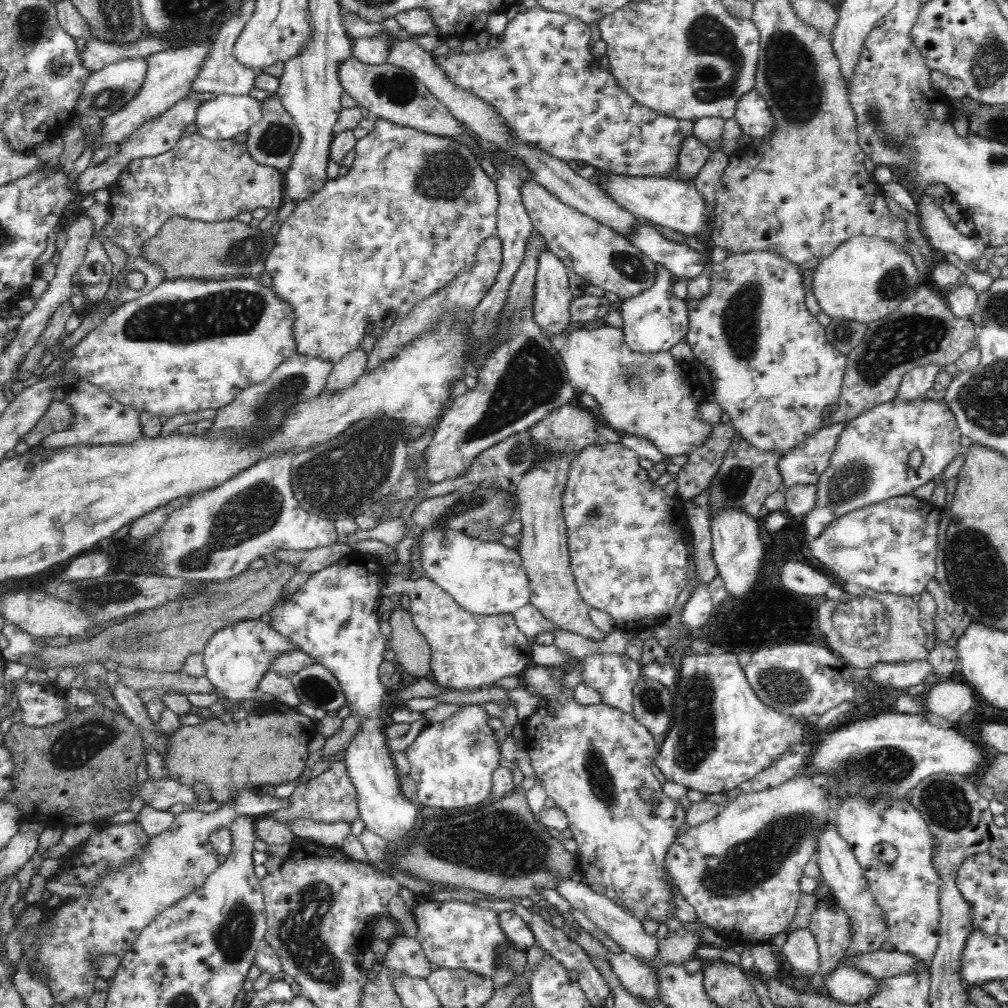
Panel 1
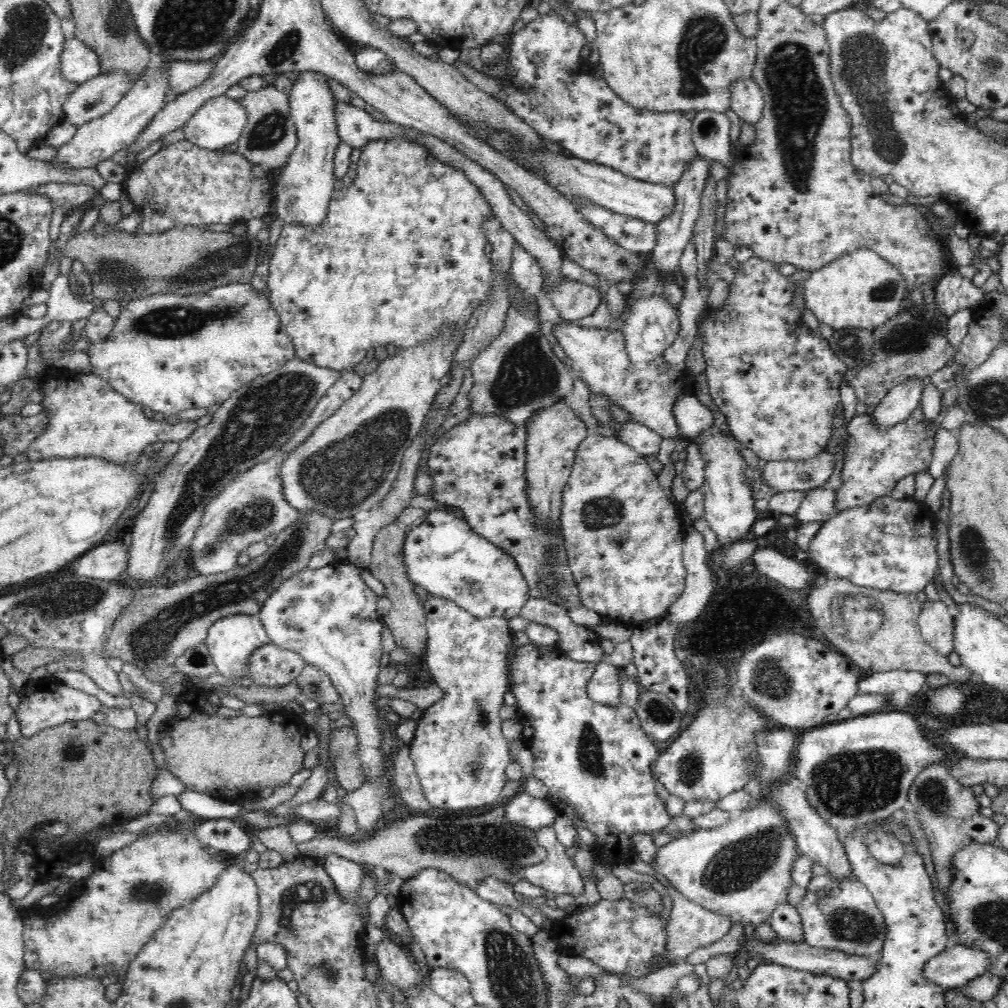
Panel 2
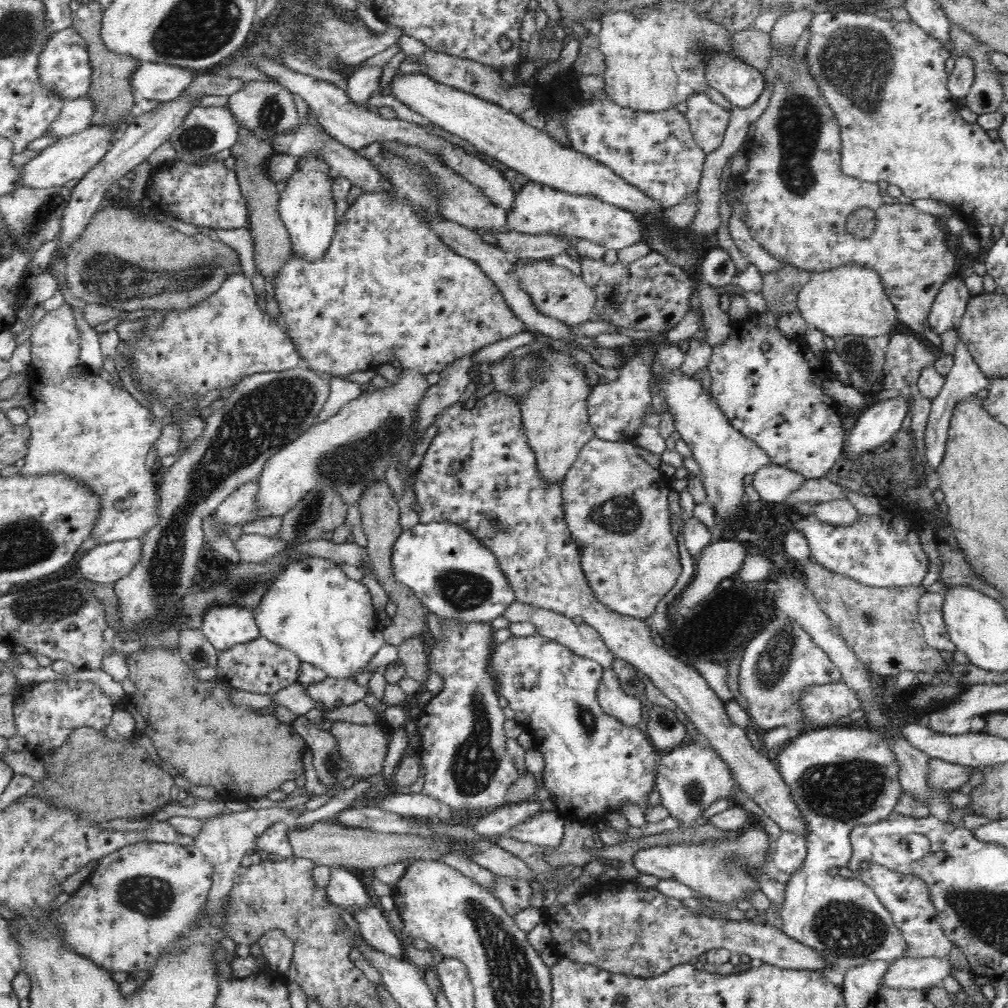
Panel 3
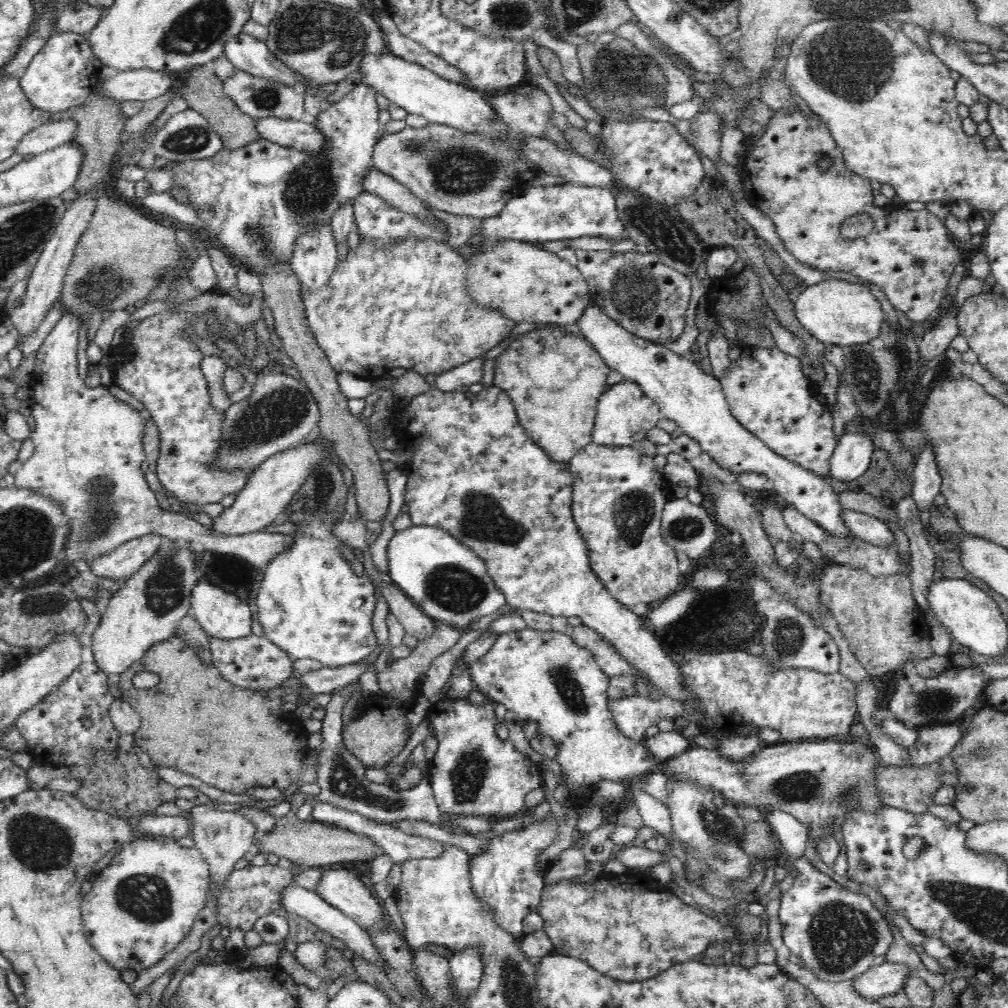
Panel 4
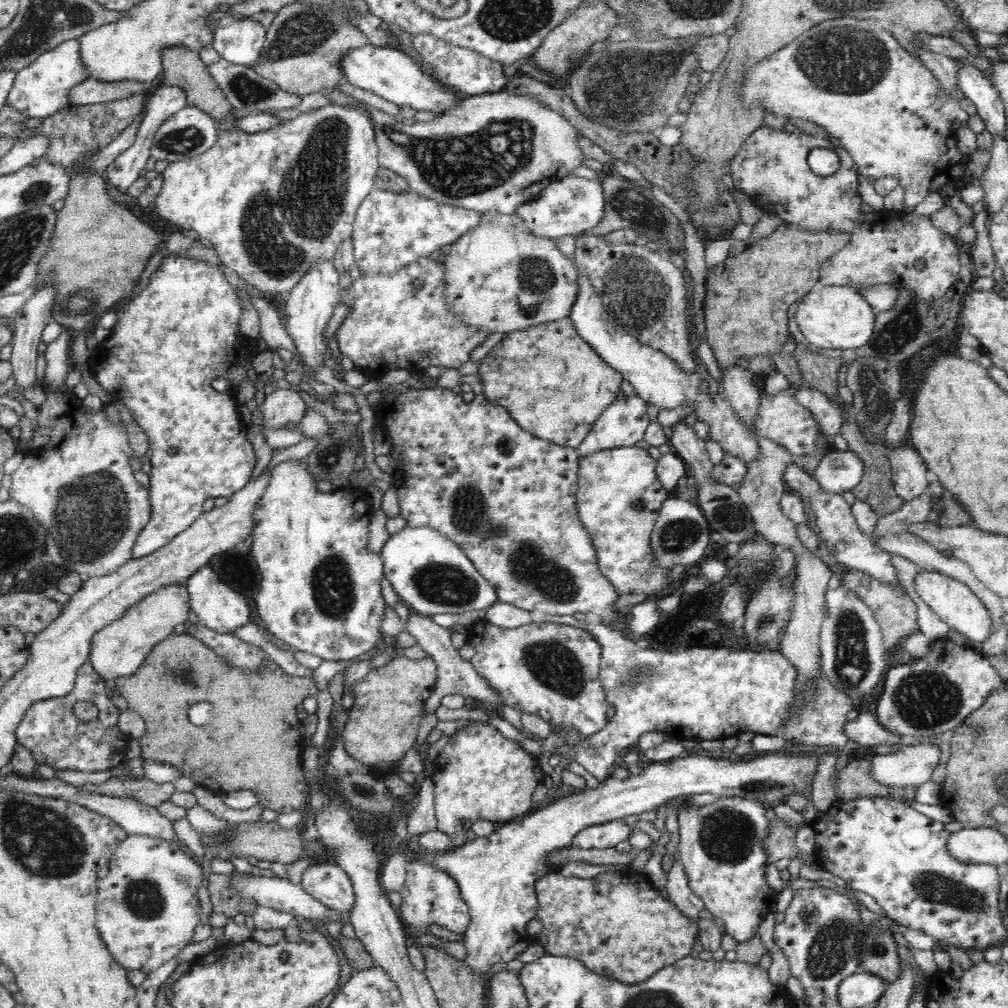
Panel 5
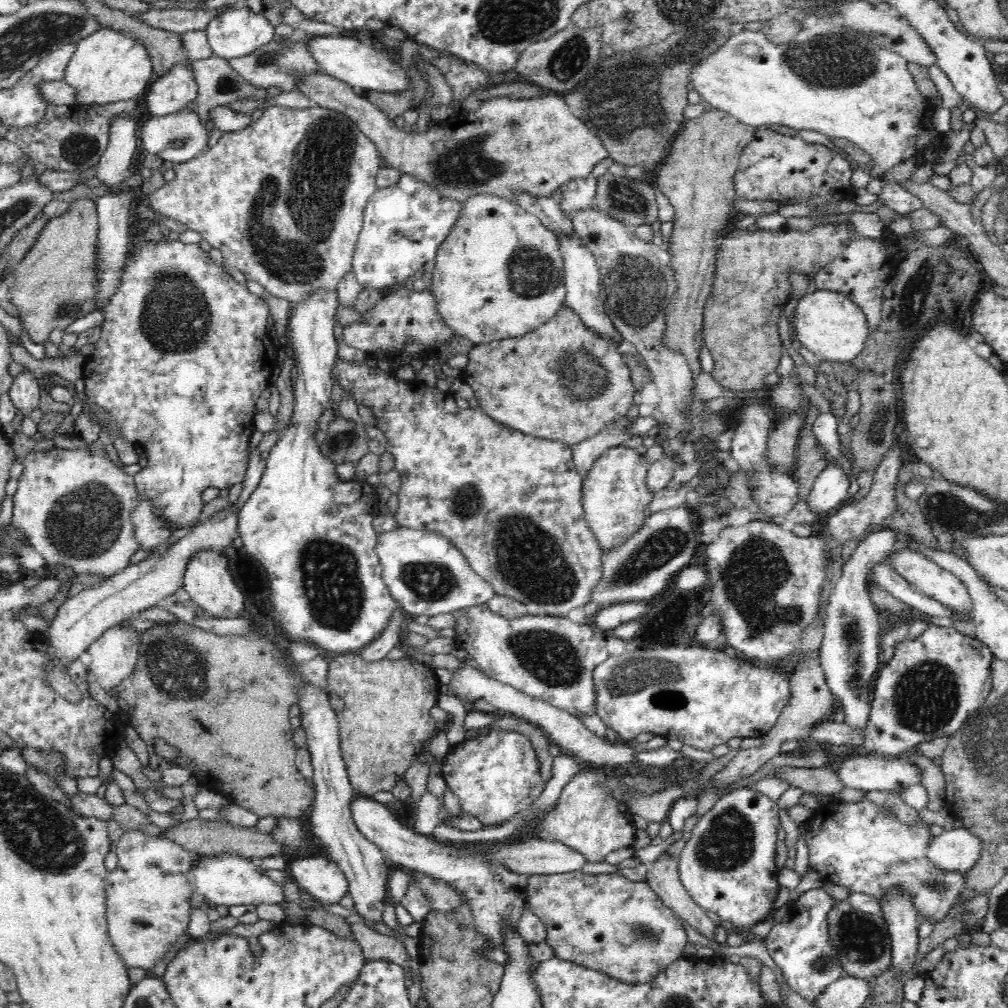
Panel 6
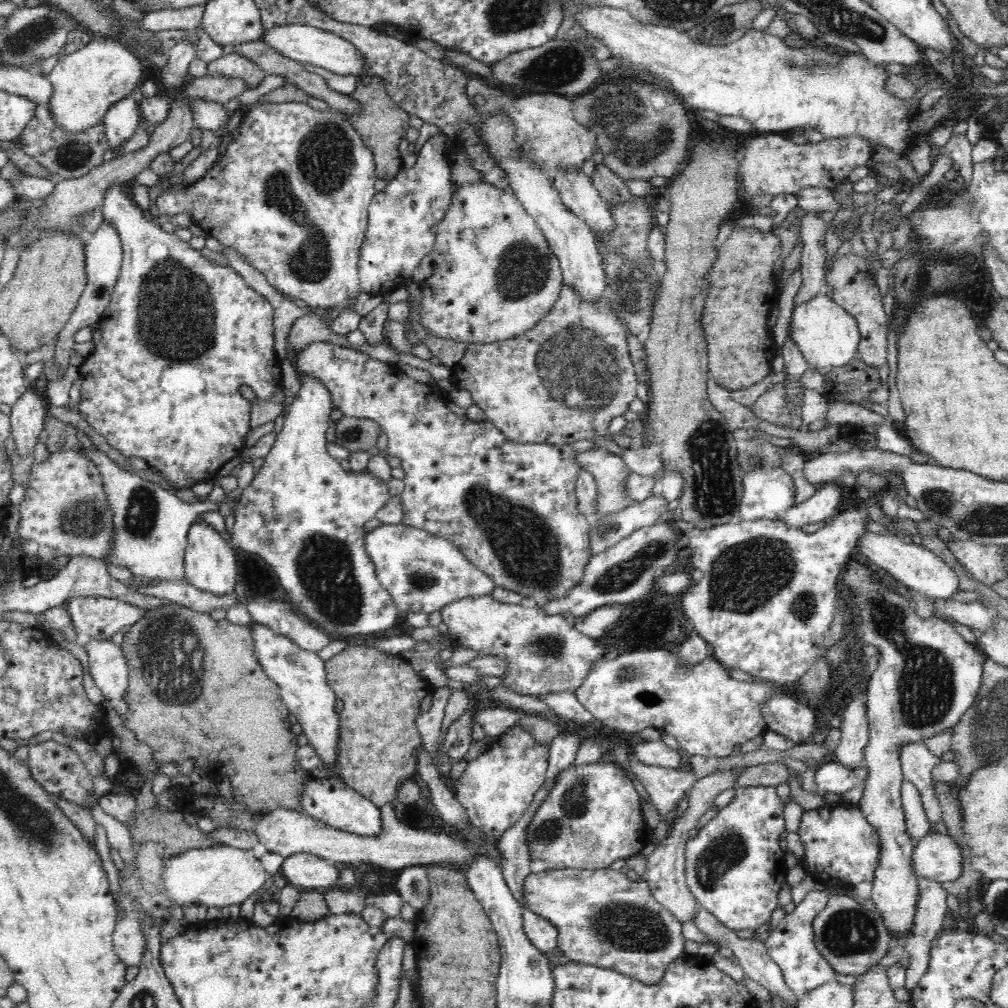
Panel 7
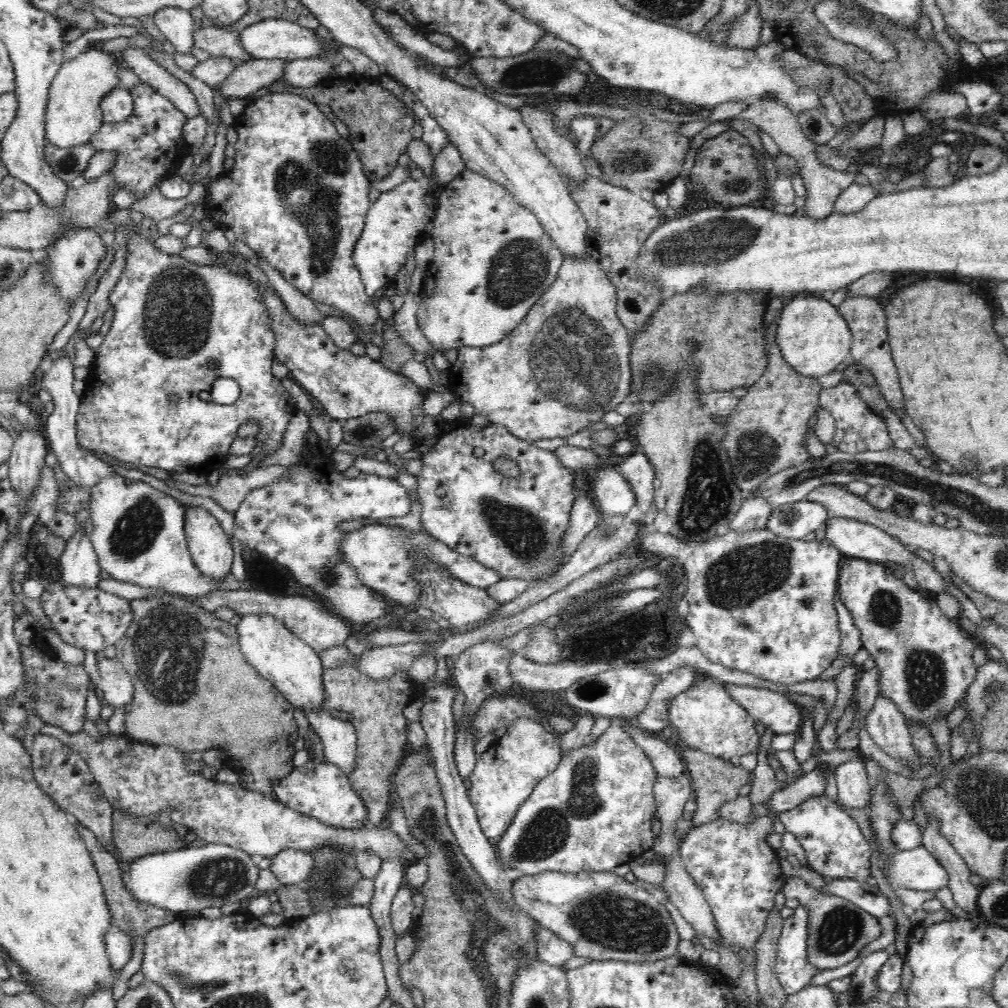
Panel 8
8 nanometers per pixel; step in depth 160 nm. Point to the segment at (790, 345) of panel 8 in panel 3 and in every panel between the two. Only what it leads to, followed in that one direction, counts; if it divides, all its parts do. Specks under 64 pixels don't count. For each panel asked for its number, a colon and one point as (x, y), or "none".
3: (850, 299)
4: (838, 312)
5: (833, 316)
6: (830, 324)
7: (829, 336)

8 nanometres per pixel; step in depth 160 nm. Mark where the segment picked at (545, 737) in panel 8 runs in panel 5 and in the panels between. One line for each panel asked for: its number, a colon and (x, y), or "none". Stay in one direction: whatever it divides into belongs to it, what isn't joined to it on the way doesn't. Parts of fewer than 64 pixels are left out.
5: (479, 774)
6: (495, 775)
7: (496, 788)

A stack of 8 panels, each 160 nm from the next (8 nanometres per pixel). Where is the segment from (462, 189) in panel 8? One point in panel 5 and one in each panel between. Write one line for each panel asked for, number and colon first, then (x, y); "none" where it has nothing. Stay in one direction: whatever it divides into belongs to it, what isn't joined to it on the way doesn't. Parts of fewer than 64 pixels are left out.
5: (499, 277)
6: (499, 274)
7: (495, 276)

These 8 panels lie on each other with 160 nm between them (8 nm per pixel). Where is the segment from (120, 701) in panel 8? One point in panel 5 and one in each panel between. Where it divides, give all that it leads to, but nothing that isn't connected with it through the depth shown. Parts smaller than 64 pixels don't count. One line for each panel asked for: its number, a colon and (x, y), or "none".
5: (119, 649)
6: (114, 655)
7: (108, 665)

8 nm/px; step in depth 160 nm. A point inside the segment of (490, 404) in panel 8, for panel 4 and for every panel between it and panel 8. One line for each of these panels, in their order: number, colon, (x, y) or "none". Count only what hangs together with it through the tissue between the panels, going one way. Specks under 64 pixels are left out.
4: (554, 377)
5: (554, 384)
6: (560, 382)
7: (565, 380)

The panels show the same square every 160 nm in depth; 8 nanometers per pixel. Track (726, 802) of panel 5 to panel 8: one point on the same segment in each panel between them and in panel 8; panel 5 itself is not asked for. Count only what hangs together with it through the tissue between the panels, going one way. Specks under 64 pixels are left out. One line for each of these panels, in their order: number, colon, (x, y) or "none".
6: (727, 866)
7: (734, 866)
8: (739, 873)

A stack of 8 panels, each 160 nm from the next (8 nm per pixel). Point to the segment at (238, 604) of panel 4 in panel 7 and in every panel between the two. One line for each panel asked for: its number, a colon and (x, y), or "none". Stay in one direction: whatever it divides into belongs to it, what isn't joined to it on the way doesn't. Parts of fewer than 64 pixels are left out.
5: (218, 607)
6: (208, 581)
7: (210, 565)

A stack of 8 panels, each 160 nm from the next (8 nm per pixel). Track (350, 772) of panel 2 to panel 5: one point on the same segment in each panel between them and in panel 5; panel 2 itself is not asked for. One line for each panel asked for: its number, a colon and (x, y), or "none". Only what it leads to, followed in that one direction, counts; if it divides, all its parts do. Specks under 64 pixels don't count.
3: (364, 747)
4: (381, 733)
5: (382, 725)

